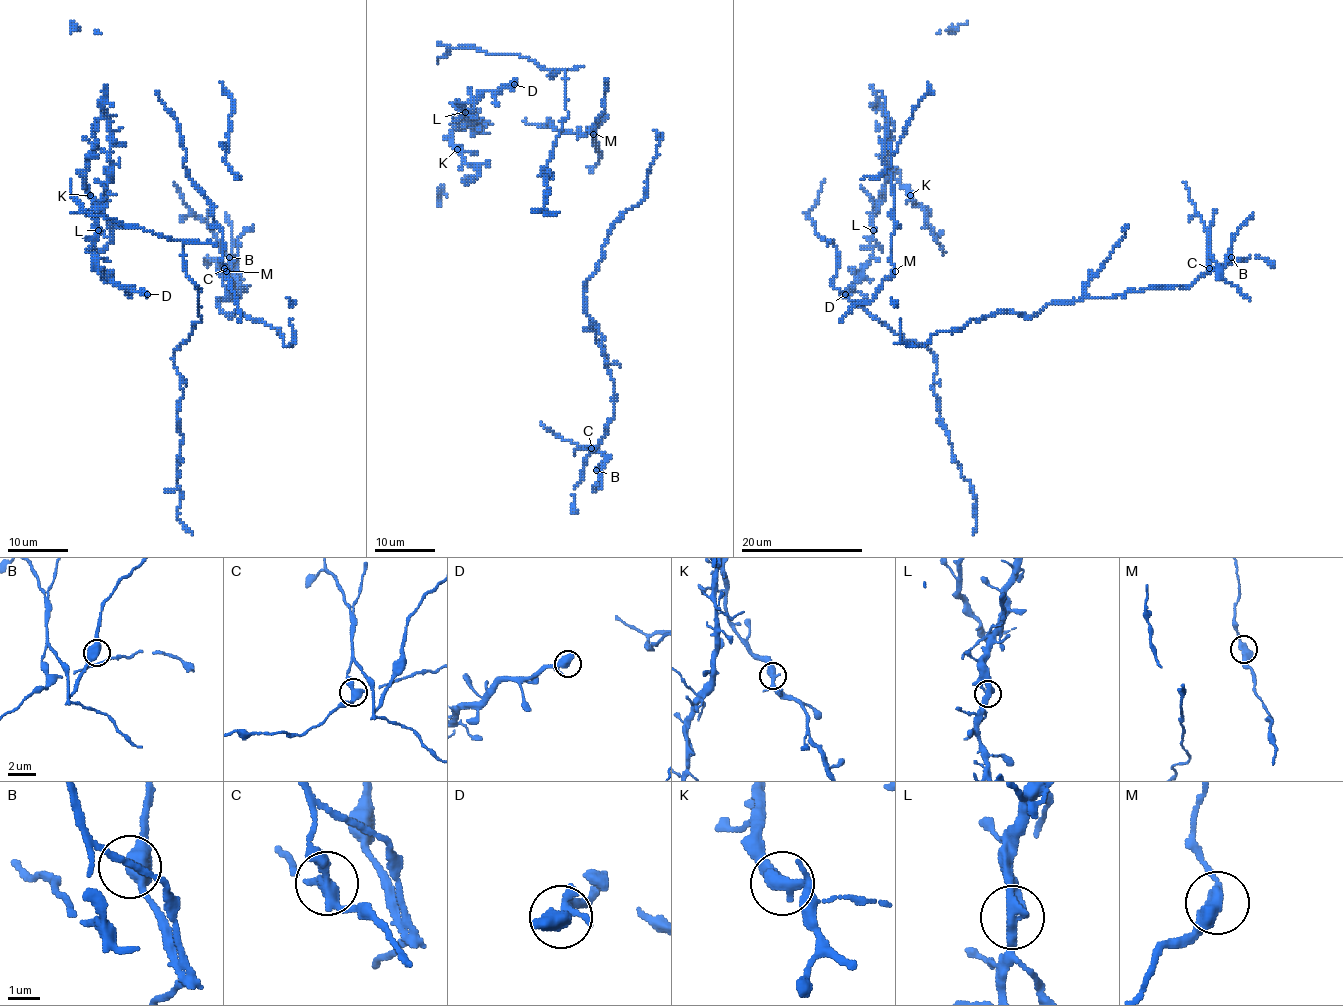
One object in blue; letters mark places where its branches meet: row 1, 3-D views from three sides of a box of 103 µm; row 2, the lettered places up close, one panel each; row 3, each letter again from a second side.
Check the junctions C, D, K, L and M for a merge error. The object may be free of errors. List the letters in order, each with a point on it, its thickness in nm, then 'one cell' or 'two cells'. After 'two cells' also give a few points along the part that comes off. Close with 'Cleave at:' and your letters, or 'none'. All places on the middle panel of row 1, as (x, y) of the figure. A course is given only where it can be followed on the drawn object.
C: (591, 448) | 440 nm | two cells | (592, 448), (605, 458), (599, 465), (599, 482), (592, 492)
D: (514, 84) | 440 nm | one cell
K: (457, 149) | 420 nm | one cell
L: (465, 112) | 380 nm | one cell
M: (593, 134) | 440 nm | one cell
Cleave at: C

